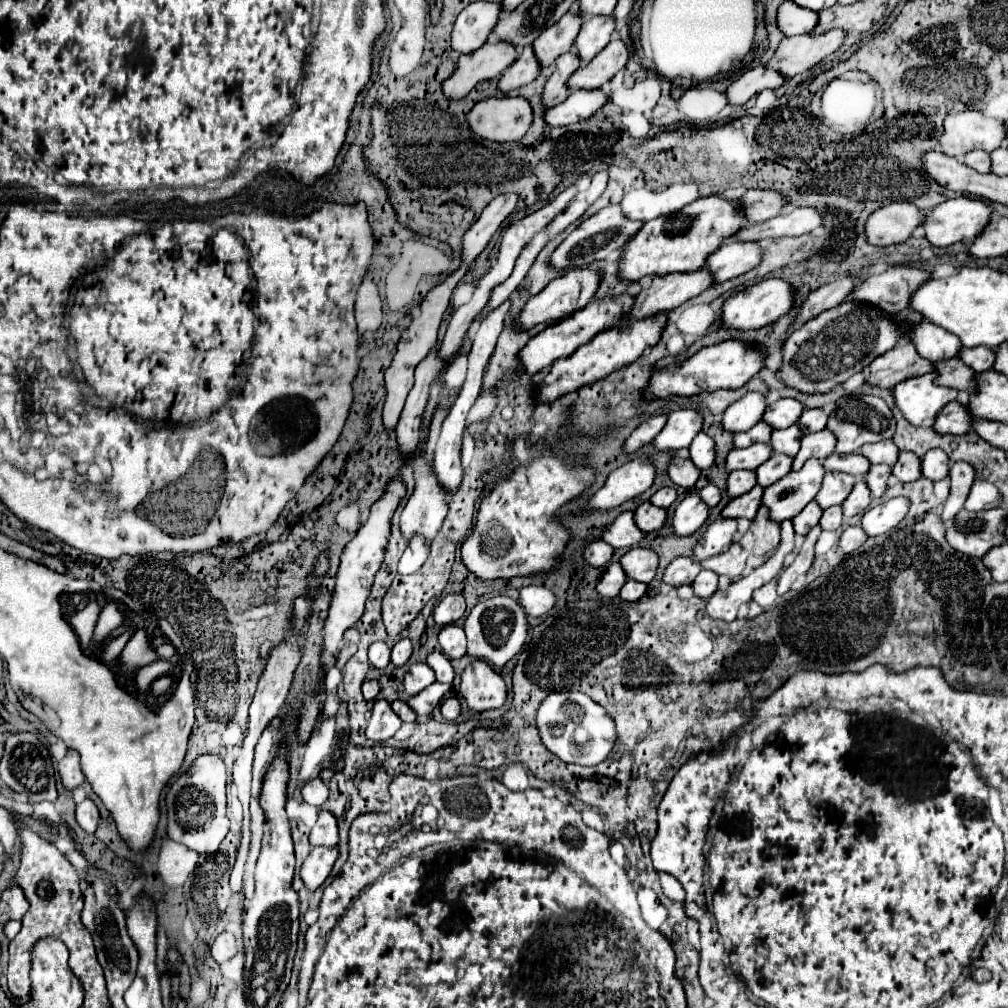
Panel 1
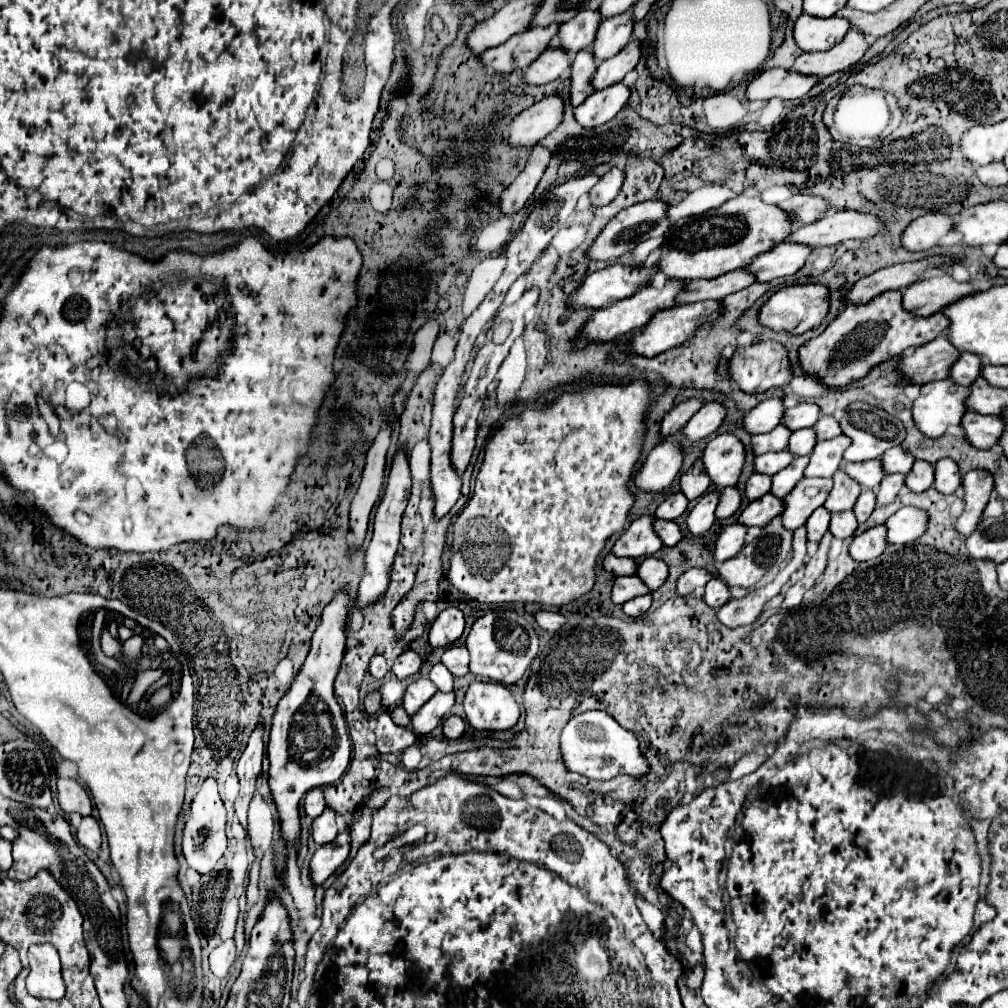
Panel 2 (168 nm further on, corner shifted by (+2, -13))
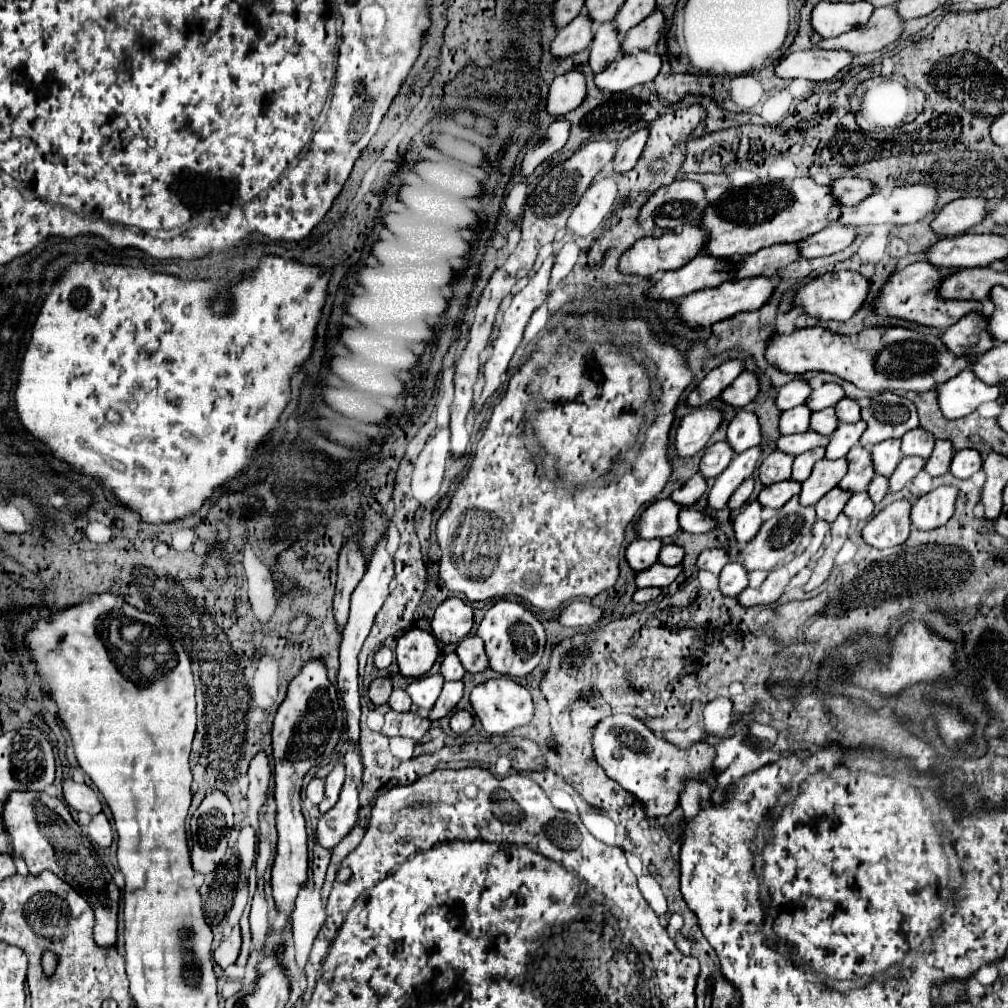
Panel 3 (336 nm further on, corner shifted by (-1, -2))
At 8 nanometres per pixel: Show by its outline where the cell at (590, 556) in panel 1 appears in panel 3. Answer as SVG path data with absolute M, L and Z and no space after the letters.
M633 540L627 550L625 558L633 570L645 570L647 566L657 562L657 554L661 550L661 540Z

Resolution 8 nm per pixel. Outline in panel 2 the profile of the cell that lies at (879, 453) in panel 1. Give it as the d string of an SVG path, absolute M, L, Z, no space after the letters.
M902 445L890 449L888 453L882 455L882 463L884 463L886 473L904 473L906 475L912 469L914 461L916 459L912 457L912 453L906 453L906 449Z

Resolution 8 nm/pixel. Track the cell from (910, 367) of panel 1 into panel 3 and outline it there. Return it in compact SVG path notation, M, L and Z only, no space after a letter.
M967 314L943 332L941 342L947 346L949 352L953 352L955 356L975 356L995 346L995 342L991 342L987 334L975 334L977 318L979 314Z

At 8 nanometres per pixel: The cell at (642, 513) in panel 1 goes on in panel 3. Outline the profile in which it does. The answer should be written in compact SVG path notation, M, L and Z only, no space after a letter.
M683 508L679 512L679 526L685 532L711 532L715 528L715 520L709 518L703 512L697 512L693 508Z

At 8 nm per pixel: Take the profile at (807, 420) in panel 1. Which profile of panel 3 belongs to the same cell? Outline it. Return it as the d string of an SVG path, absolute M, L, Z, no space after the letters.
M843 398L835 404L835 414L839 418L839 422L857 422L861 416L859 416L859 406L855 400L849 400L849 398Z

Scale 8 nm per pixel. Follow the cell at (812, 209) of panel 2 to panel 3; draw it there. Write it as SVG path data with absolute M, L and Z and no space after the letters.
M839 178L831 182L829 194L835 198L835 202L839 202L839 206L855 206L857 202L867 198L867 194L871 194L871 188L873 186L869 180Z

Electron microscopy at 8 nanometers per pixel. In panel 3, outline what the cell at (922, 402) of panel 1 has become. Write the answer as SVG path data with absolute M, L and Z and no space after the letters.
M961 370L951 380L937 384L935 392L939 410L947 420L963 418L975 412L979 404L999 398L999 388L979 382L971 370Z

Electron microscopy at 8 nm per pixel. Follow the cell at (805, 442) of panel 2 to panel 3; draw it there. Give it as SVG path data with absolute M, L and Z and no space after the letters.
M827 408L823 412L813 412L811 414L811 424L809 428L817 434L823 434L823 436L829 436L837 426L837 418L835 418L835 410L833 408Z

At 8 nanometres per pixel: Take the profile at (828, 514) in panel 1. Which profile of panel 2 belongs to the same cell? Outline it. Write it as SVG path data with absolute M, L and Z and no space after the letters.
M852 509L832 515L830 531L832 531L834 537L848 539L848 537L852 537L856 533L856 529L858 529L858 521L856 521L856 515L852 513Z

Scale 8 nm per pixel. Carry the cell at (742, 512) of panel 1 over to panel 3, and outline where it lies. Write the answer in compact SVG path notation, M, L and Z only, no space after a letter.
M785 480L785 482L777 482L777 484L771 484L771 486L765 486L757 500L763 508L781 508L789 498L793 498L795 494L799 494L801 490L801 484L799 482L791 482L791 480Z

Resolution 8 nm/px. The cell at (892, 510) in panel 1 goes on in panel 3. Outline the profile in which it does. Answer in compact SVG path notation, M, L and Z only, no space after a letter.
M939 486L911 504L911 526L917 530L933 530L943 526L955 506L955 486Z

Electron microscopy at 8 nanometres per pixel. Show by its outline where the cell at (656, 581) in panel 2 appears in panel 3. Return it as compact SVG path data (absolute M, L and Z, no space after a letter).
M669 544L669 546L663 546L661 548L661 552L659 552L659 562L663 564L663 566L677 566L677 564L681 564L681 560L683 560L683 548L679 548L679 546L675 546L675 544Z

